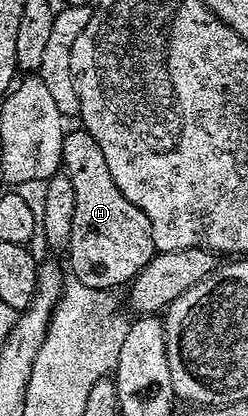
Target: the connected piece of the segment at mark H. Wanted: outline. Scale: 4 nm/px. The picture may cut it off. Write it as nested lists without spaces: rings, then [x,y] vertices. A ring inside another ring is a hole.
[[[76,128],[66,132],[61,152],[63,171],[75,187],[75,223],[71,223],[71,239],[67,246],[68,272],[72,280],[87,283],[87,287],[116,290],[117,285],[128,286],[152,259],[155,252],[153,228],[147,215],[115,187],[115,179],[111,179],[111,171],[107,171],[107,159],[103,159],[99,143],[95,143],[85,128]]]

